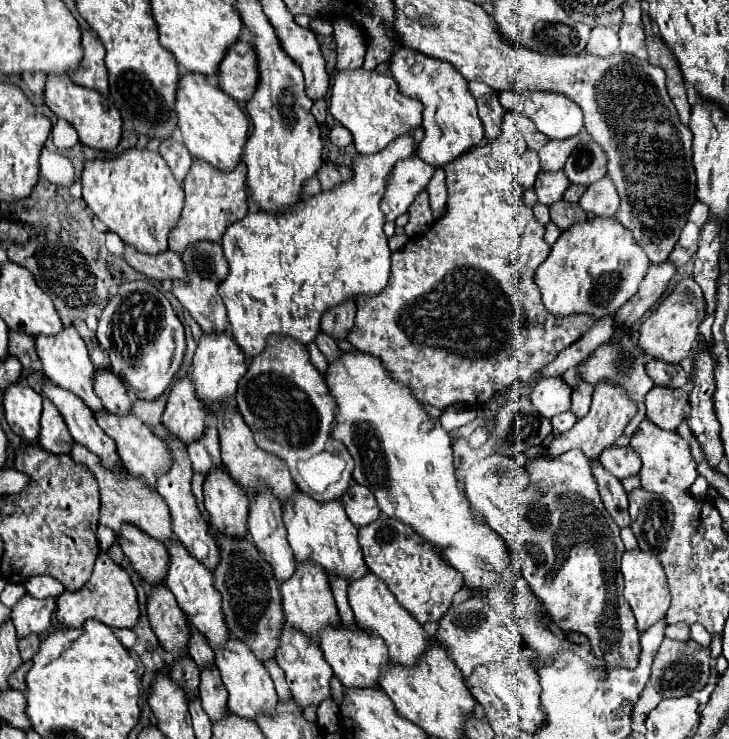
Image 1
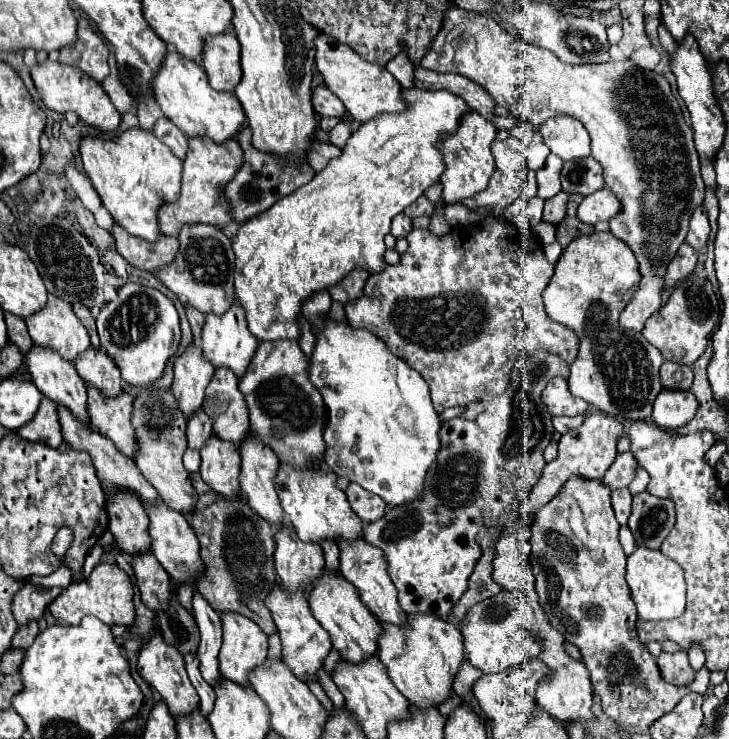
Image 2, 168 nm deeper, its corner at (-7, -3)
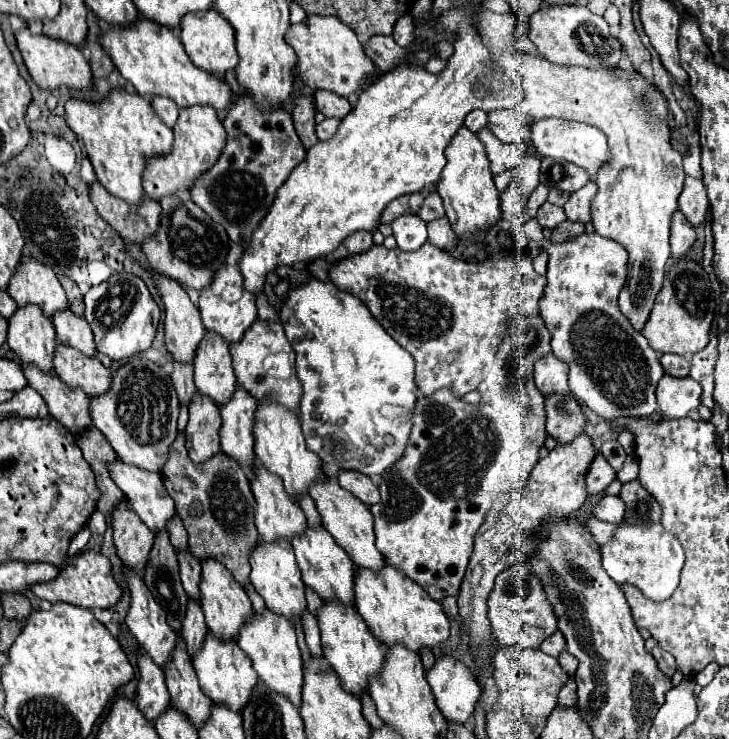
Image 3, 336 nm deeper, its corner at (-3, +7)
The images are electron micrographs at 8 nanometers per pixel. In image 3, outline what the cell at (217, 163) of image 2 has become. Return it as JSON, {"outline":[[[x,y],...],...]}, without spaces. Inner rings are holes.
{"outline":[[[211,106],[181,108],[173,134],[175,134],[175,140],[173,140],[171,152],[167,152],[167,156],[153,156],[151,160],[147,160],[147,168],[143,174],[143,190],[153,200],[159,200],[169,194],[187,192],[189,186],[217,162],[227,140],[225,128]]]}

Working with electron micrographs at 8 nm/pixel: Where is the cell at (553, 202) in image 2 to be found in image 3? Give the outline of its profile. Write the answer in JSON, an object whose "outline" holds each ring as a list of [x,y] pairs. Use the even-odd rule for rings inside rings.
{"outline":[[[545,202],[541,208],[539,208],[539,212],[537,212],[537,222],[543,226],[543,228],[555,228],[557,224],[561,224],[565,220],[565,212],[563,212],[563,208],[559,208],[559,206],[555,206],[555,204],[549,204],[549,202]]]}

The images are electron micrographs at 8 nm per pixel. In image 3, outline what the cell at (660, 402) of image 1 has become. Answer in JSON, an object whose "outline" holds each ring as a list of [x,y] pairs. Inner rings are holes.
{"outline":[[[663,376],[657,384],[657,404],[665,418],[685,418],[699,406],[701,384],[693,378]]]}

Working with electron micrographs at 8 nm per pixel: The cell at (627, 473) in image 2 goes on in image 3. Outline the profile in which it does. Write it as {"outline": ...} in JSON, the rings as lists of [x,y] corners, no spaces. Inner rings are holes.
{"outline":[[[597,454],[585,476],[585,486],[589,496],[601,494],[611,484],[613,478],[615,478],[615,470],[611,468],[611,464],[605,460],[603,454]]]}

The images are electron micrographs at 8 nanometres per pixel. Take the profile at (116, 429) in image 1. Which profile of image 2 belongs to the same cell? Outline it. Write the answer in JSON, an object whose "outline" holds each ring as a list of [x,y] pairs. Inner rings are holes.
{"outline":[[[87,388],[91,424],[107,436],[119,452],[135,458],[135,428],[131,426],[133,398],[125,392],[117,398],[109,398],[97,388]]]}

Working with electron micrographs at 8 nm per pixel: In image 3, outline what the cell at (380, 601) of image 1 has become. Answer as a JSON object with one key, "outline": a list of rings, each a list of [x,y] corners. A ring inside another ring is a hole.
{"outline":[[[327,476],[327,484],[315,484],[317,488],[311,488],[309,496],[313,498],[323,526],[331,532],[331,536],[337,540],[337,544],[351,556],[355,566],[365,566],[379,570],[383,566],[383,556],[375,548],[375,534],[373,534],[373,516],[369,512],[369,506],[363,504],[357,496],[343,490],[335,476]]]}

